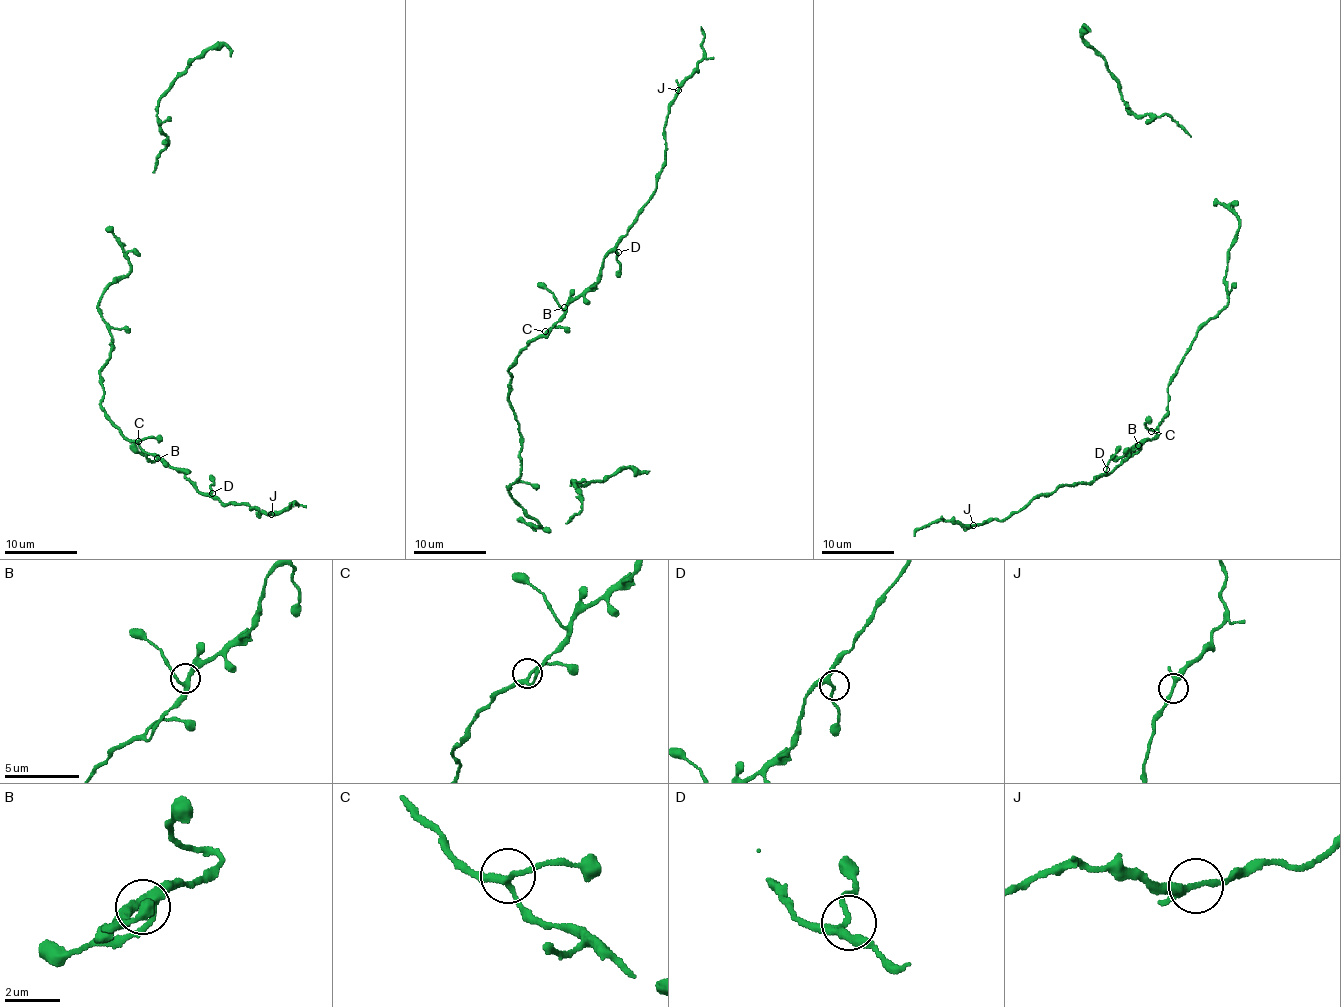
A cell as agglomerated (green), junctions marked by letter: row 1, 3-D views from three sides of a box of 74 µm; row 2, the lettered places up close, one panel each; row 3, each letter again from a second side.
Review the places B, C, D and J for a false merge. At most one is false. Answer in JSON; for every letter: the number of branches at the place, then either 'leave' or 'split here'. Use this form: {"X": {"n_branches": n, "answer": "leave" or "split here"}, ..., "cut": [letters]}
{"B": {"n_branches": 3, "answer": "leave"}, "C": {"n_branches": 3, "answer": "leave"}, "D": {"n_branches": 3, "answer": "leave"}, "J": {"n_branches": 3, "answer": "leave"}, "cut": []}

